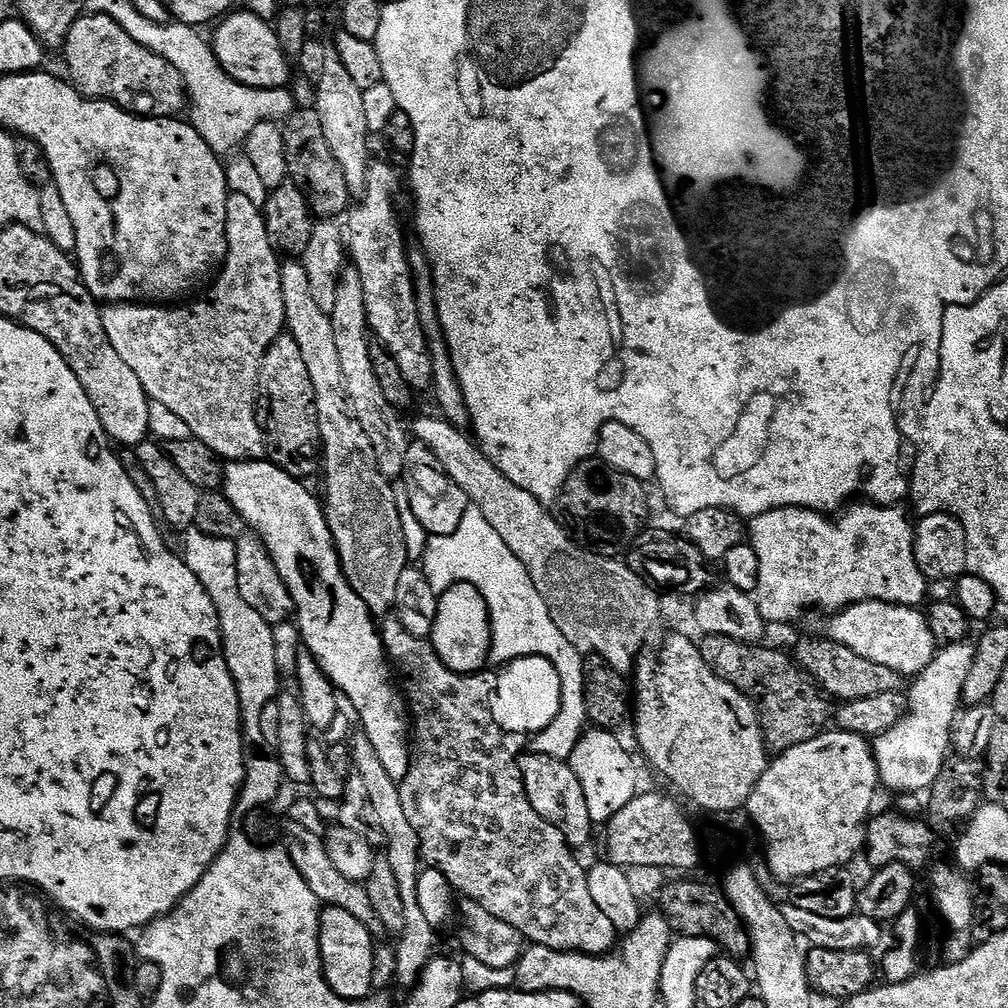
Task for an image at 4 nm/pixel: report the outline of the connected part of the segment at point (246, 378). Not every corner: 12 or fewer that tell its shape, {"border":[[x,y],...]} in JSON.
{"border":[[226,202],[208,300],[103,309],[149,401],[263,460],[260,367],[286,328],[262,209]]}

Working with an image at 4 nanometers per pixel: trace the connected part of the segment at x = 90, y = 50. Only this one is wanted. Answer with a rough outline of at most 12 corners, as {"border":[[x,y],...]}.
{"border":[[81,14],[72,87],[136,116],[189,107],[182,74],[114,18]]}

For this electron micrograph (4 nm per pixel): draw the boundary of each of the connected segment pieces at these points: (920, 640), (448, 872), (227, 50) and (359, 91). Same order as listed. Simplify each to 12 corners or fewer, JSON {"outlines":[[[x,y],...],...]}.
{"outlines":[[[867,600],[831,617],[827,639],[920,675],[938,651],[919,607]],[[380,628],[414,725],[421,857],[525,941],[617,947],[520,758],[545,656],[463,676]],[[251,10],[215,25],[222,70],[251,88],[288,88],[294,68]],[[339,56],[314,107],[349,193],[368,181],[365,89]]]}

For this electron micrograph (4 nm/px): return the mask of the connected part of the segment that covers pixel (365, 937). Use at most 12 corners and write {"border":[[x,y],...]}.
{"border":[[350,910],[320,914],[320,957],[343,1000],[376,980],[371,927]]}

